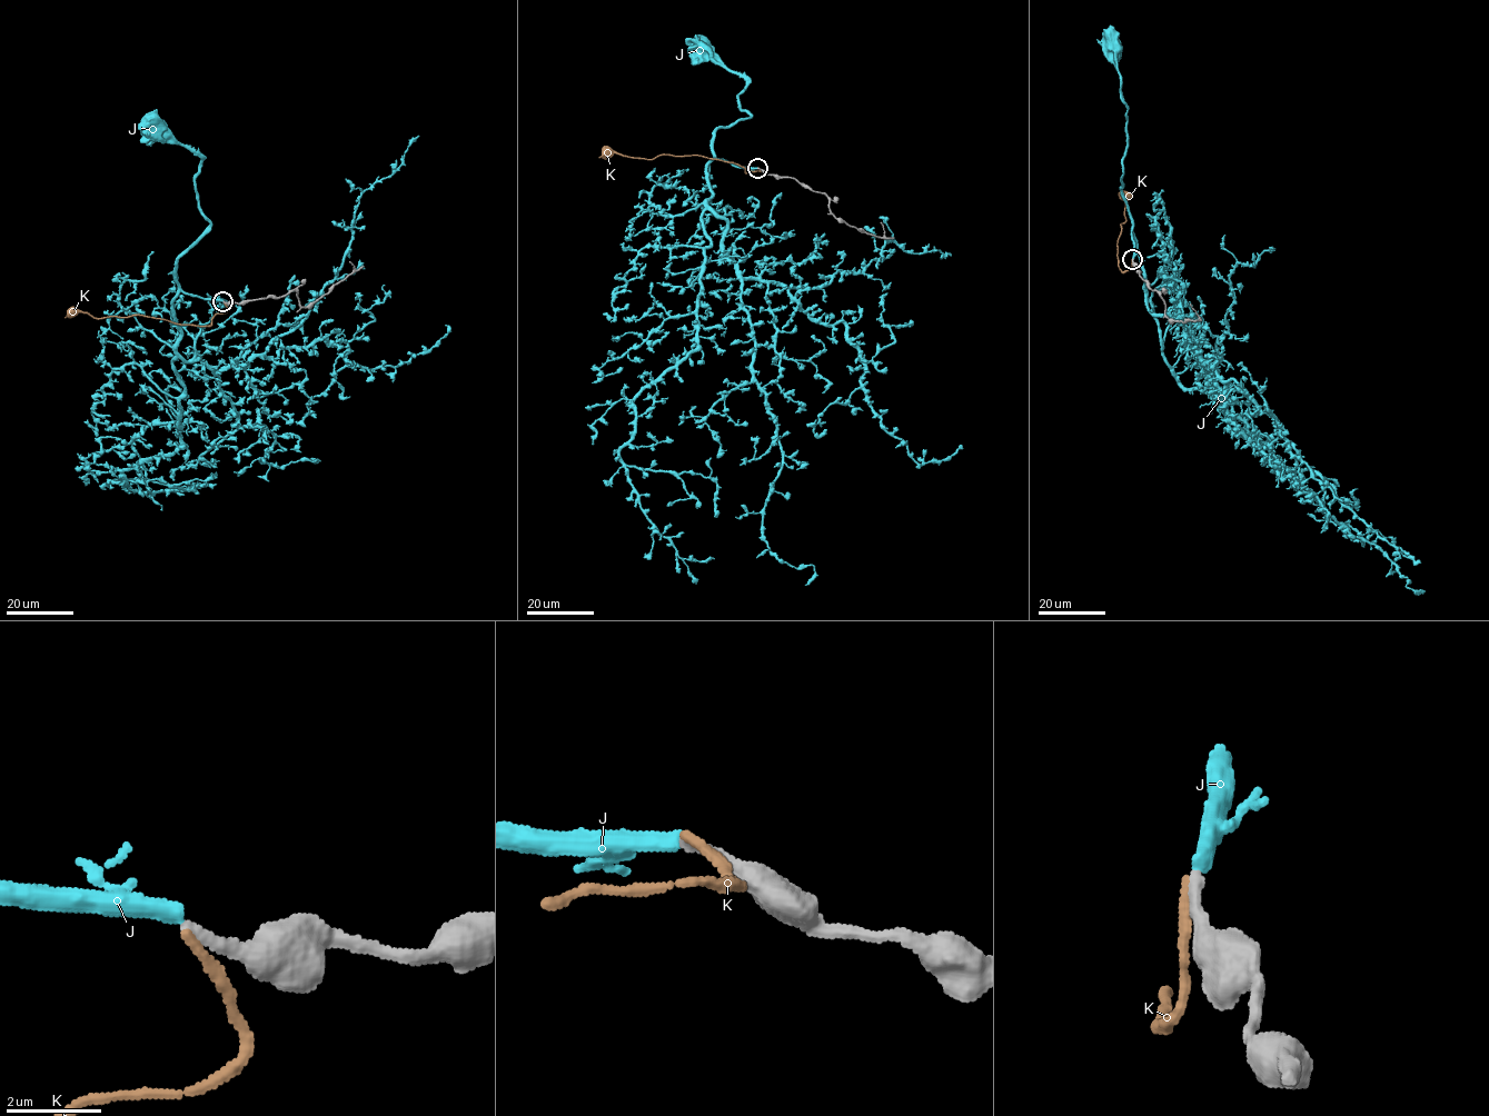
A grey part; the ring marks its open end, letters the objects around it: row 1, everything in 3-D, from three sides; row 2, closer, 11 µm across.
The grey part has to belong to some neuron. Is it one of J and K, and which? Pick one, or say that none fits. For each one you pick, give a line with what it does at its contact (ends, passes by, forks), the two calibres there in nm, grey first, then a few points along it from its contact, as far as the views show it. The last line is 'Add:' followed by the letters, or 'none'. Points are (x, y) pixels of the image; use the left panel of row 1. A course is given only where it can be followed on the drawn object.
Add: none

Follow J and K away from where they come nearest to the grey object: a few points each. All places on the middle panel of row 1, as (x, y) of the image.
J: (757, 168), (715, 157), (716, 129), (751, 115), (737, 98), (746, 81), (703, 50)
K: (758, 168), (761, 171), (747, 173), (733, 162), (695, 155), (658, 155), (651, 159), (607, 155)

